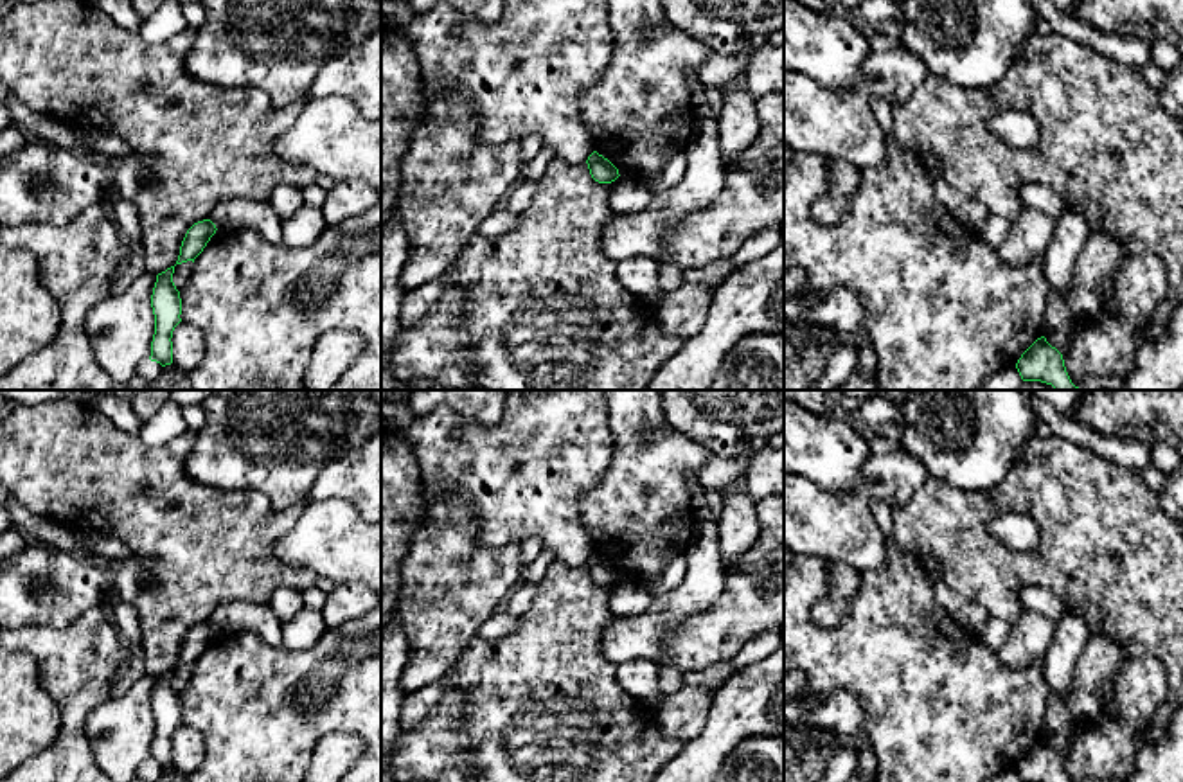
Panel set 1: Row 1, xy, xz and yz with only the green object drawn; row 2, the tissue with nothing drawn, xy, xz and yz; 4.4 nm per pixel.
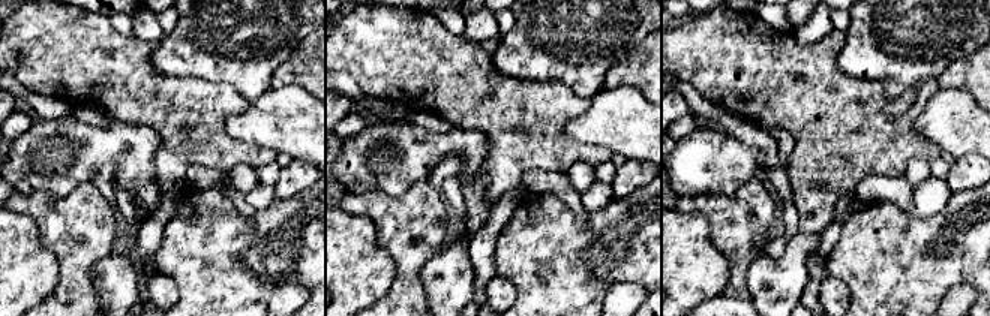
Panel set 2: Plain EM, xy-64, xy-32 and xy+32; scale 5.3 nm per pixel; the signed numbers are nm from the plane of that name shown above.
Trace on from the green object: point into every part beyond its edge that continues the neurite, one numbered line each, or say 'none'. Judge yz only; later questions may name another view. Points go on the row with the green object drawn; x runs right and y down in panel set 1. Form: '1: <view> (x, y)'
none

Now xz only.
none

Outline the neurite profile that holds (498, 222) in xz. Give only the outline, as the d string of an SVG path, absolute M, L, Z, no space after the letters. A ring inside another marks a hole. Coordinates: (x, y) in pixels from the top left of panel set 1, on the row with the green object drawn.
M498 207L480 223L476 234L482 237L502 235L509 230L514 230L518 223L520 223L520 214L512 214L505 210L503 207Z

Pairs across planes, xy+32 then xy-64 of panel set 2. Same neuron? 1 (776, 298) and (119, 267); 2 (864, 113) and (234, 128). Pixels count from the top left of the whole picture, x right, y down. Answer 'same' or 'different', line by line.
1: same
2: different

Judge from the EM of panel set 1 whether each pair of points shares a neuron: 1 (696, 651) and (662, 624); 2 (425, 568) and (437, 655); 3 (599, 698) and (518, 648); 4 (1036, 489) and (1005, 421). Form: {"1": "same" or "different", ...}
{"1": "different", "2": "same", "3": "same", "4": "different"}

